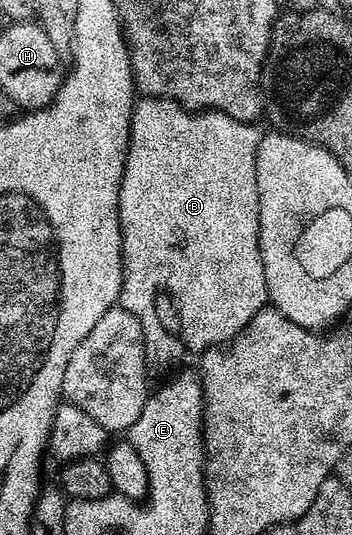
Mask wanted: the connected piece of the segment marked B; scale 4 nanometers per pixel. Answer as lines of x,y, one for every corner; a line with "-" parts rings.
139,97
134,104
132,124
130,125
130,147
126,153
126,167
120,184
118,201
118,219
122,233
122,287
118,293
117,305
123,306
132,316
145,317
161,290
170,294
180,316
180,338
185,349
205,352
211,348
221,347
230,342
264,309
268,302
264,264
260,260
258,243
258,185
256,184
256,156
262,134
257,125
241,122
218,110
187,110
186,107
173,102
171,98

